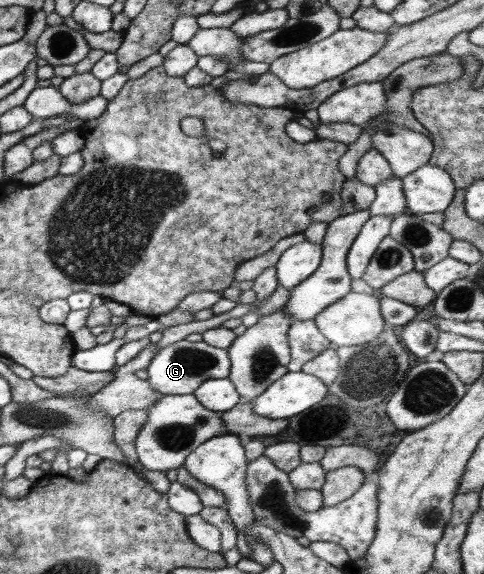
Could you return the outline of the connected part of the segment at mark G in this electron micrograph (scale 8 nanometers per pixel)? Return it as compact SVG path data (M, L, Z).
M178 341L160 349L152 359L148 371L148 384L152 390L166 395L193 394L204 381L227 379L231 369L228 350L212 347L204 341Z

